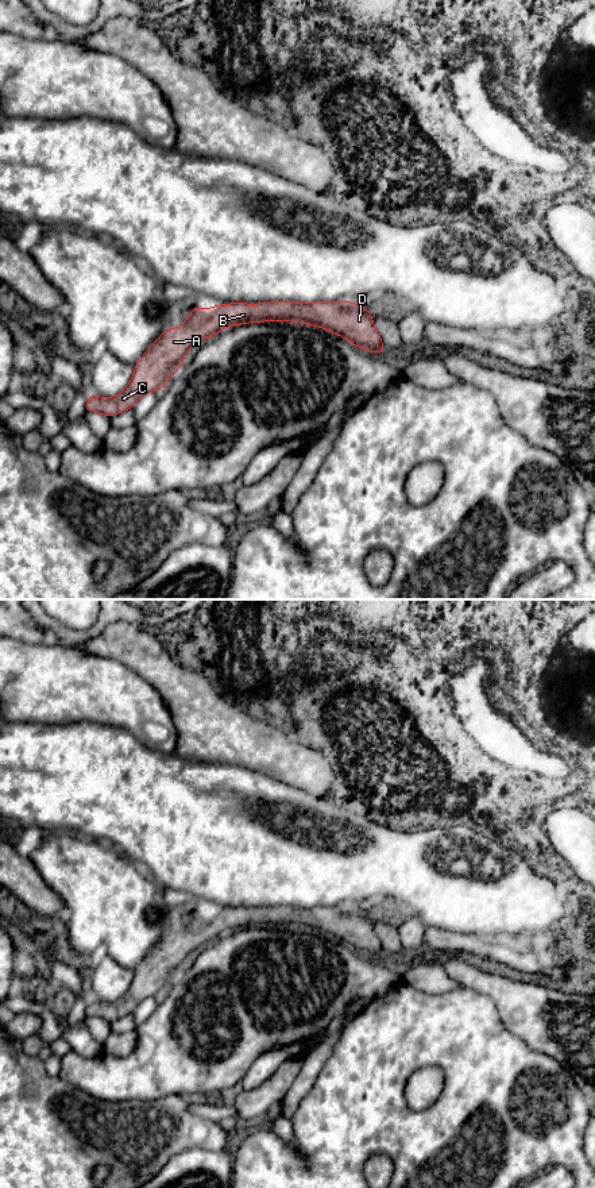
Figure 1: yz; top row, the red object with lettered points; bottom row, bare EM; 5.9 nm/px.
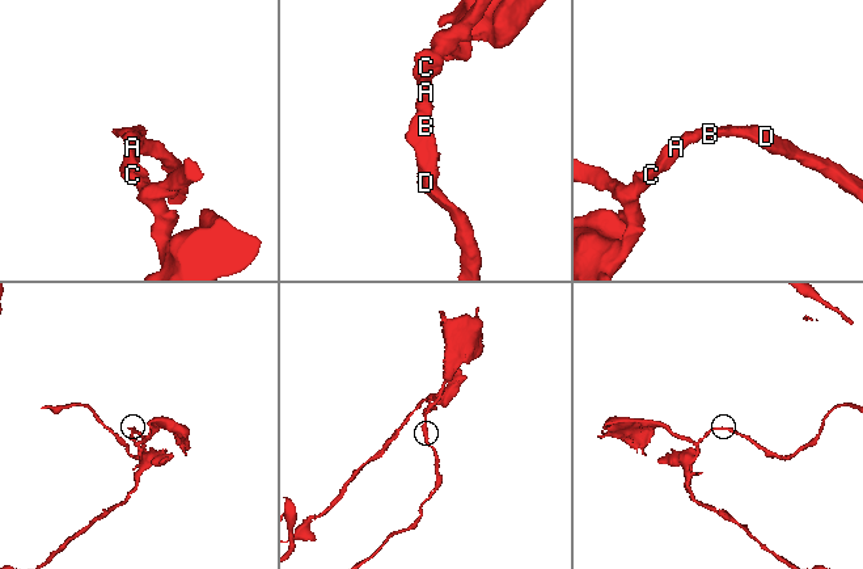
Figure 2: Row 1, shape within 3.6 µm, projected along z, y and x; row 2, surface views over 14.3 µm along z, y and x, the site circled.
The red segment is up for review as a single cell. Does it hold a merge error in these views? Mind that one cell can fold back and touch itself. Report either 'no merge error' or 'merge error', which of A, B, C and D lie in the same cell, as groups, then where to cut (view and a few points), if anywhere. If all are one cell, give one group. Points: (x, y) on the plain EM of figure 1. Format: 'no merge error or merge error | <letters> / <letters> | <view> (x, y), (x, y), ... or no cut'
no merge error | A B C D | no cut

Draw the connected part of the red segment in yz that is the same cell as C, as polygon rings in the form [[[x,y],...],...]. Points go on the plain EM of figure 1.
[[[271,906],[260,909],[231,907],[216,909],[212,914],[192,913],[189,922],[179,933],[167,933],[136,967],[128,991],[117,1000],[104,1003],[90,999],[86,1017],[113,1022],[130,1015],[150,996],[162,996],[167,986],[179,975],[186,957],[201,944],[221,937],[228,930],[254,926],[294,926],[325,933],[340,940],[353,950],[368,957],[385,958],[380,941],[374,932],[372,917],[360,909],[348,906]]]

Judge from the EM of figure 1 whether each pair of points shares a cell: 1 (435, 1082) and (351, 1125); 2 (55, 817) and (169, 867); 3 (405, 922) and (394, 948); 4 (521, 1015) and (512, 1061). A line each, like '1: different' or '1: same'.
1: different
2: same
3: different
4: different

